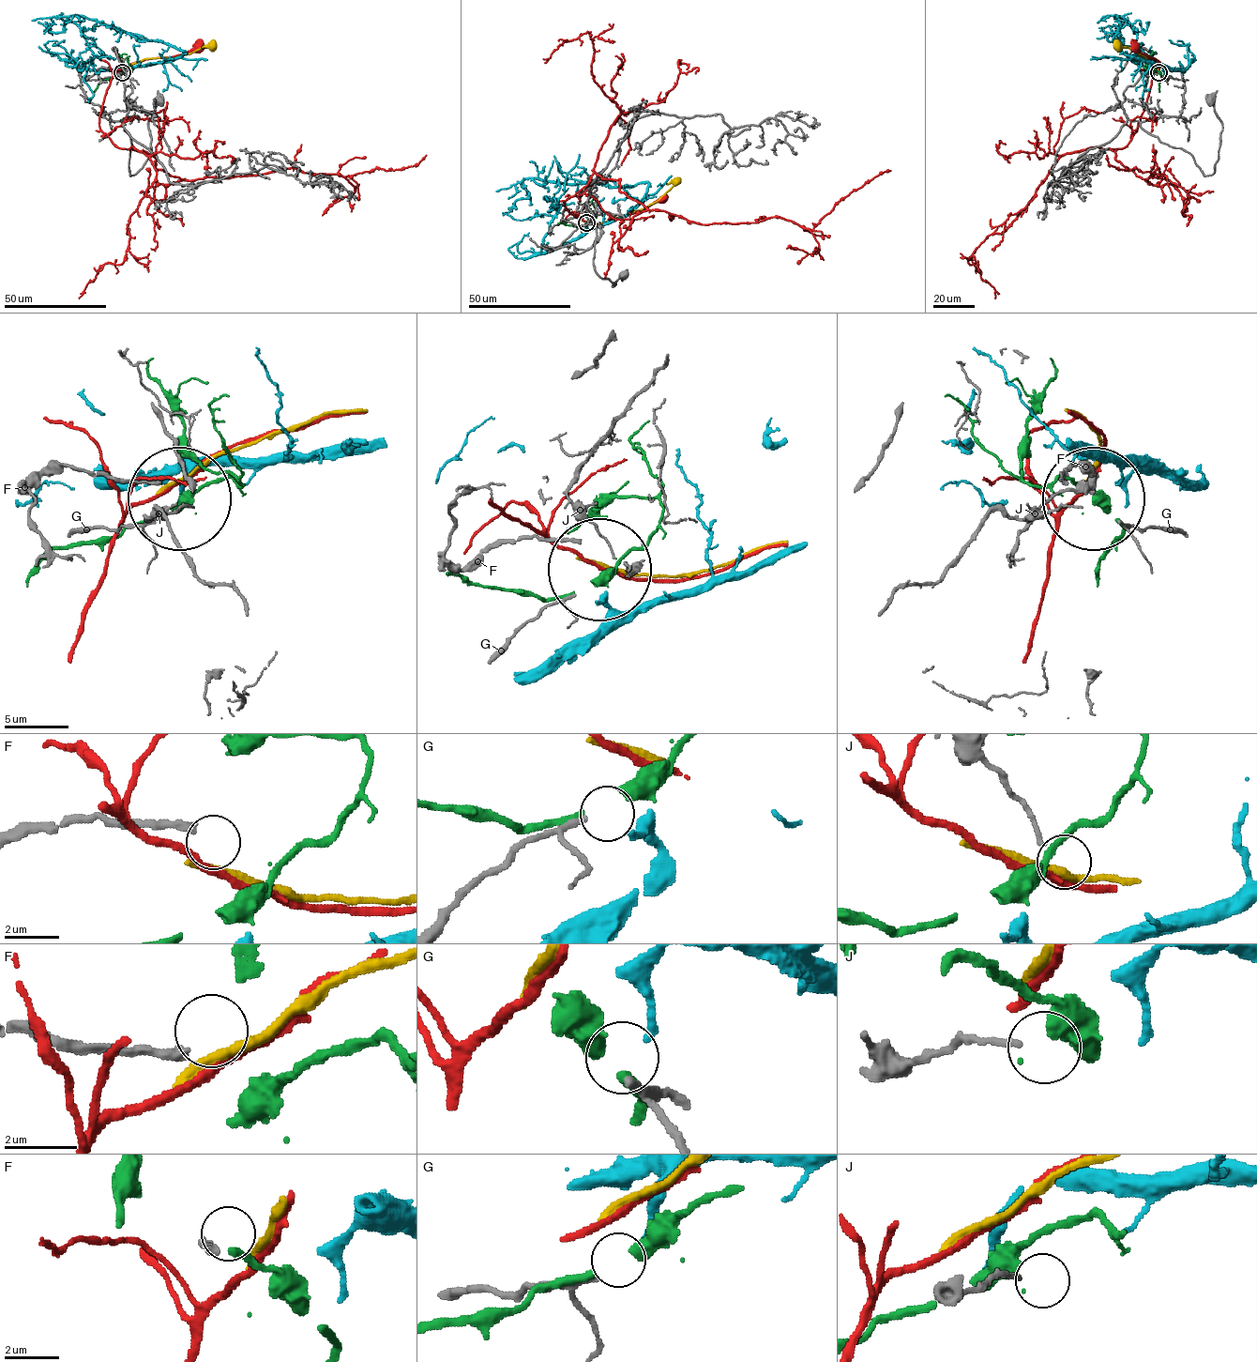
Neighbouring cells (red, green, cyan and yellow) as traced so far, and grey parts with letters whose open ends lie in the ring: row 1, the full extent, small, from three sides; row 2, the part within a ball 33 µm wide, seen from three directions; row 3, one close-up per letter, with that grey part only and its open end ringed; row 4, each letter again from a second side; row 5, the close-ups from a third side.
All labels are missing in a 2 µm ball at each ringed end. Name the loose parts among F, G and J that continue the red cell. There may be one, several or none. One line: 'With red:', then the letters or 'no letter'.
With red: no letter

